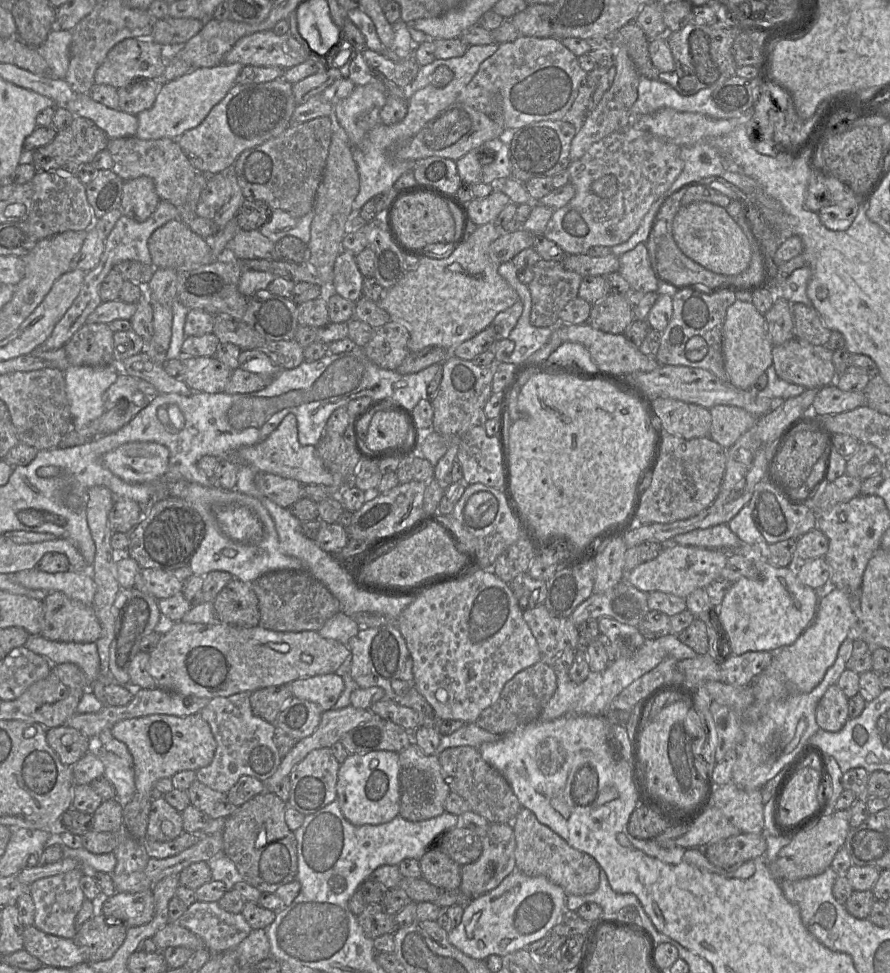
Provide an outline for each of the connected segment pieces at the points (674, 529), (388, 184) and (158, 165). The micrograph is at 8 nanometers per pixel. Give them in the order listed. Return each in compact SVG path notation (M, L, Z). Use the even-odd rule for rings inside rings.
M807 389L797 397L776 403L776 407L771 412L759 417L756 424L726 450L726 470L720 492L709 507L697 515L684 520L665 524L637 524L624 535L626 547L639 546L643 542L664 543L677 535L707 529L720 524L728 524L749 503L756 487L764 481L772 452L784 430L793 423L794 419L811 411L818 391L819 389Z
M493 43L469 46L466 53L460 57L435 59L432 63L420 67L416 78L409 86L412 94L408 100L406 116L400 122L391 125L380 122L366 134L360 145L353 147L352 156L357 166L360 188L352 204L348 220L353 220L359 214L361 207L372 197L393 189L397 179L405 172L413 169L413 161L399 158L398 151L430 120L457 101L459 93L473 79L481 63L497 51L498 45ZM441 65L447 66L454 76L445 87L435 87L431 84L432 74Z
M135 136L123 137L110 139L106 149L113 160L112 171L122 180L127 181L141 176L150 177L154 181L160 200L166 200L176 206L180 212L181 221L193 232L203 238L208 238L218 232L218 226L213 219L199 217L187 203L188 194L195 179L195 168L177 140L170 138L142 140Z

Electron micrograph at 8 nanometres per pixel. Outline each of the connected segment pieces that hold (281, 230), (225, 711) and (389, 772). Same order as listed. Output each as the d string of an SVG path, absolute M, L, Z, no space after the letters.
M272 209L268 222L259 228L261 234L276 243L286 236L294 236L308 244L311 238L311 223L314 209L303 217L294 217L281 209Z
M240 692L212 698L200 711L215 738L216 751L209 765L195 771L196 780L221 793L227 794L242 776L255 777L265 783L276 772L282 760L273 741L275 724L253 714L250 694Z
M371 751L349 754L340 764L337 780L337 800L344 817L353 825L377 825L399 815L398 792L399 753Z

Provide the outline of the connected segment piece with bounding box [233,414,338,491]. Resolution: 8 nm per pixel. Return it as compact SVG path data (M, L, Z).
M292 414L286 415L278 427L262 442L238 448L233 453L233 462L237 465L248 465L257 472L266 472L294 479L302 485L323 485L332 491L338 491L336 490L336 480L324 467L316 447L312 445L304 446L299 443L296 417Z

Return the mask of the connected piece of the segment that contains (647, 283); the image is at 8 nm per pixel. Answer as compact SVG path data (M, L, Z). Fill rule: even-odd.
M645 243L638 244L619 257L618 272L633 290L643 293L659 290L659 280L651 267Z

